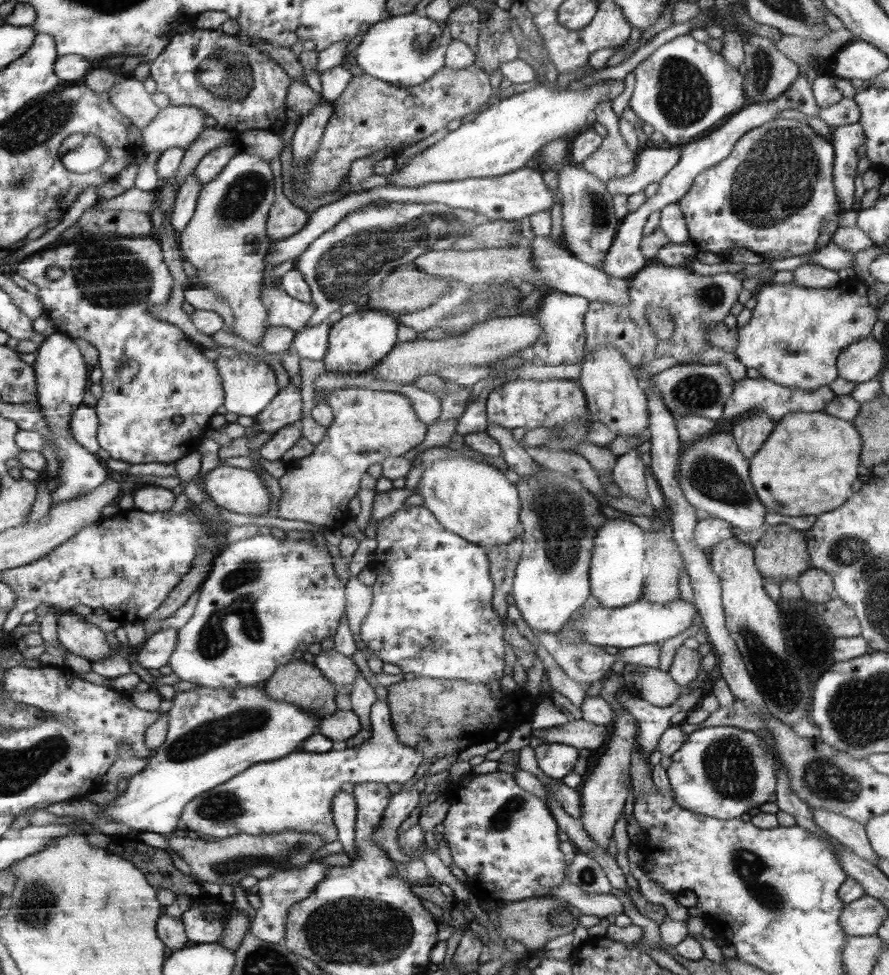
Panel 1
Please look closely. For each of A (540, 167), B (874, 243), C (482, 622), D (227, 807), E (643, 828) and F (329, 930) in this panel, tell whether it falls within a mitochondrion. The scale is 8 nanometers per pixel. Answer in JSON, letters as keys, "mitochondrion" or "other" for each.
{"A":"other","B":"other","C":"other","D":"mitochondrion","E":"other","F":"mitochondrion"}

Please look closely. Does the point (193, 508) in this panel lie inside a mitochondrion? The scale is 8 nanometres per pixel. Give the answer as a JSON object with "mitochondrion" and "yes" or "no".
{"mitochondrion":"no"}

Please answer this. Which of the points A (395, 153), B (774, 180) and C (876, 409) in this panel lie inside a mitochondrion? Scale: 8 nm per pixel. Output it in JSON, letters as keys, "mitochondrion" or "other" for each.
{"A":"other","B":"mitochondrion","C":"other"}

